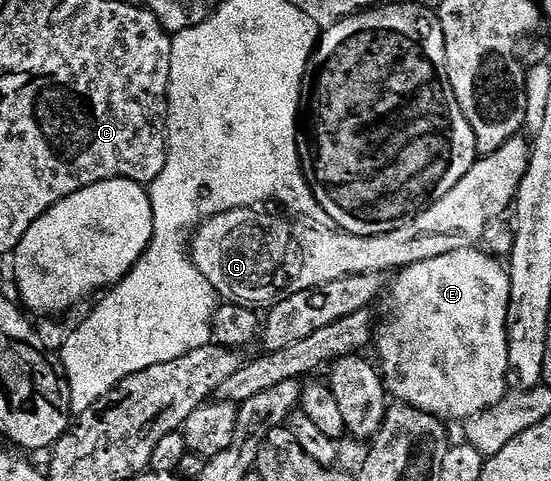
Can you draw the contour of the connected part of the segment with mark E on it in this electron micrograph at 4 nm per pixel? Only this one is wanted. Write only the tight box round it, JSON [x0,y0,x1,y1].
[375,247,511,422]

